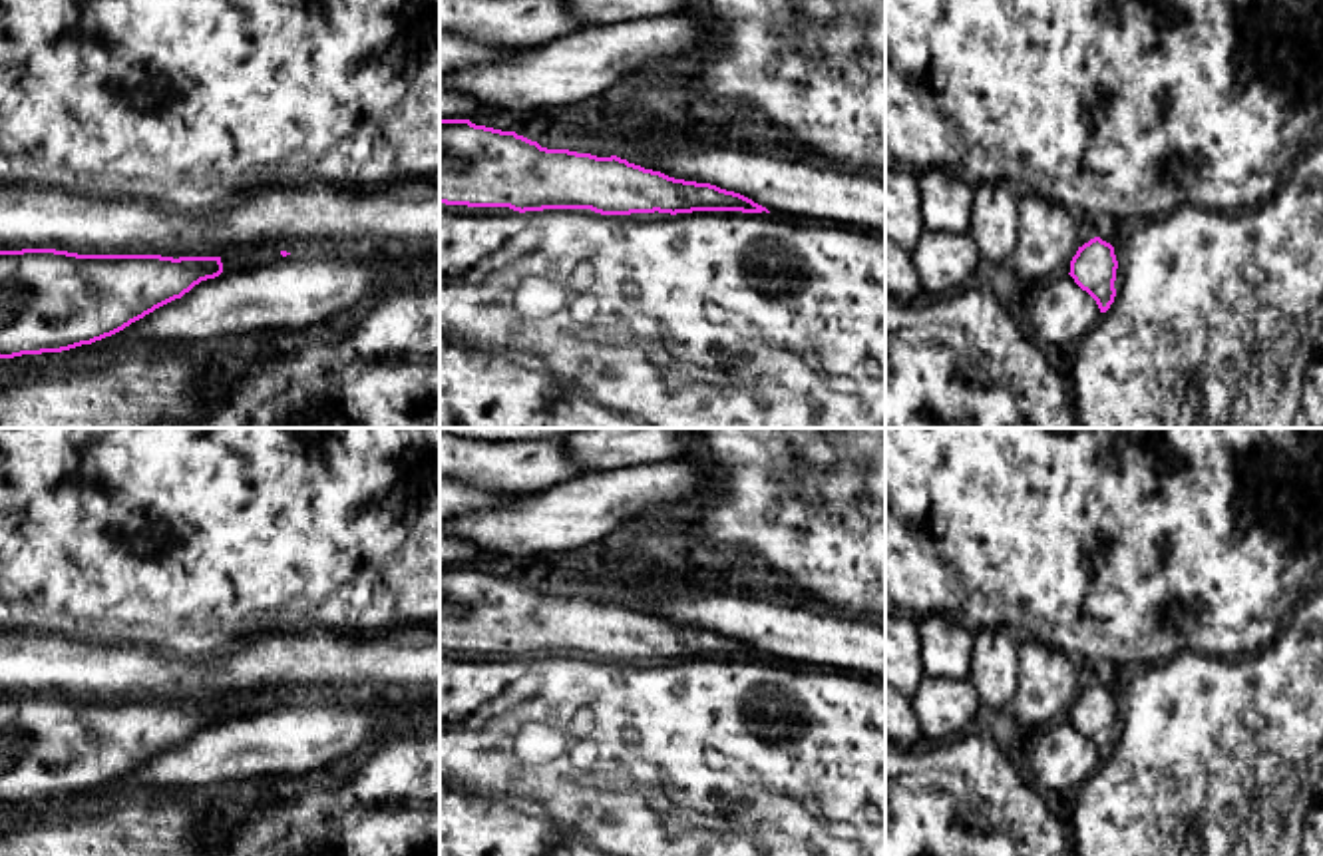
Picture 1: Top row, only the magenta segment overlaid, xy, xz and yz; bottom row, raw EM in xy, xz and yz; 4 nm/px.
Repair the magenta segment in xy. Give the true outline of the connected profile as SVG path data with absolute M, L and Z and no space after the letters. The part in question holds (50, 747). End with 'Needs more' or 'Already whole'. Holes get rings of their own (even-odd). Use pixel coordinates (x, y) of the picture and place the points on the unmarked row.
M0 697L0 804L92 790L221 719L221 703Z. Already whole

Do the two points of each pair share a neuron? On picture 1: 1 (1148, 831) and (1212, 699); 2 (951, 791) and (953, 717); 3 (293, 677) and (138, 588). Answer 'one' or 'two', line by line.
1: one
2: two
3: two

